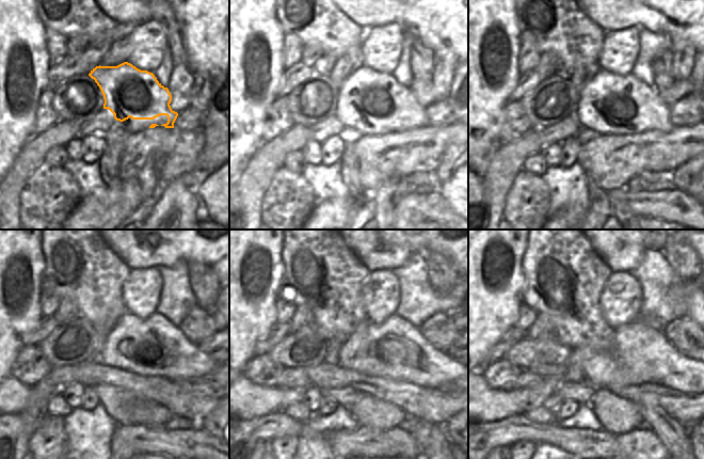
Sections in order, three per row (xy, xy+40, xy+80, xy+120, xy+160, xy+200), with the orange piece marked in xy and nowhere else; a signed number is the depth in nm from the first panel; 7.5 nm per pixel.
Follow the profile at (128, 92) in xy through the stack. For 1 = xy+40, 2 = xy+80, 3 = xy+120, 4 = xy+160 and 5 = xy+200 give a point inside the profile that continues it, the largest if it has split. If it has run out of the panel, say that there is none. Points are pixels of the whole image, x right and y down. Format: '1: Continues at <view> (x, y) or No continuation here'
1: Continues at xy+40 (366, 93)
2: Continues at xy+80 (606, 95)
3: Continues at xy+120 (131, 337)
4: Continues at xy+160 (430, 367)
5: Continues at xy+200 (669, 367)

